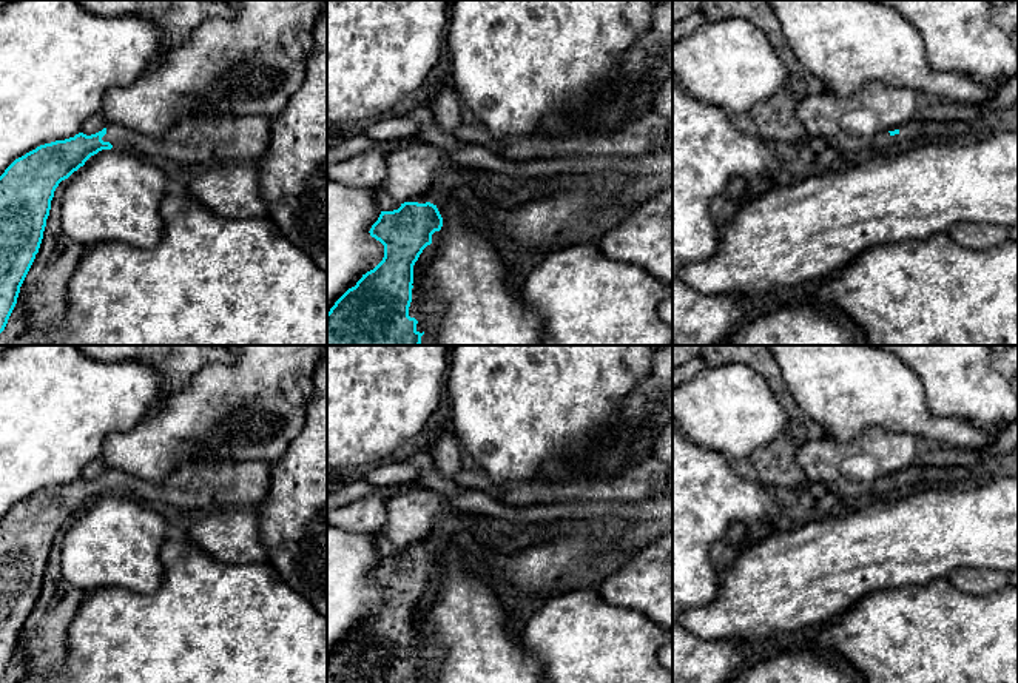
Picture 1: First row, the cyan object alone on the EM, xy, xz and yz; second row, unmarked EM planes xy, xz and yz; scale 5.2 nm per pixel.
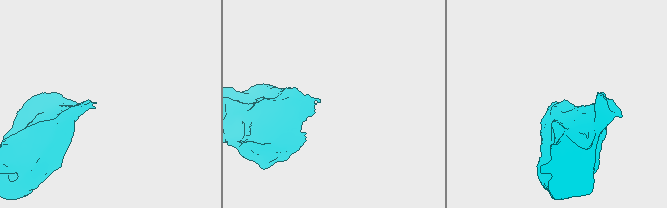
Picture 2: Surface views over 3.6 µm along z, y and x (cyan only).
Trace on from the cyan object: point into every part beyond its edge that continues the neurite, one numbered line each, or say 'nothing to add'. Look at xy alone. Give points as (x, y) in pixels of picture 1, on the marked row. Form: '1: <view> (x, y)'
1: xy (221, 141)

